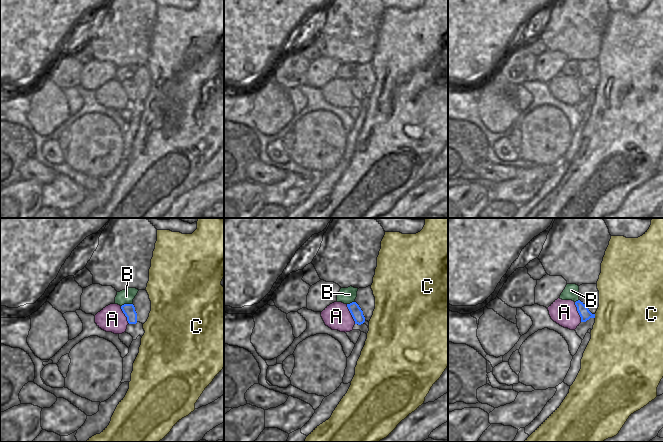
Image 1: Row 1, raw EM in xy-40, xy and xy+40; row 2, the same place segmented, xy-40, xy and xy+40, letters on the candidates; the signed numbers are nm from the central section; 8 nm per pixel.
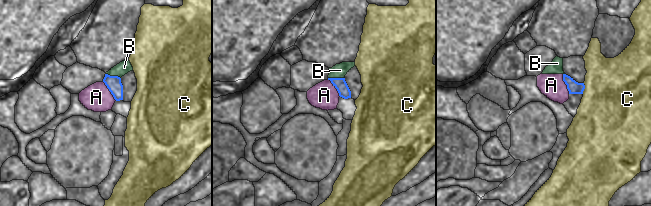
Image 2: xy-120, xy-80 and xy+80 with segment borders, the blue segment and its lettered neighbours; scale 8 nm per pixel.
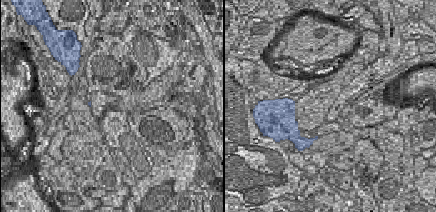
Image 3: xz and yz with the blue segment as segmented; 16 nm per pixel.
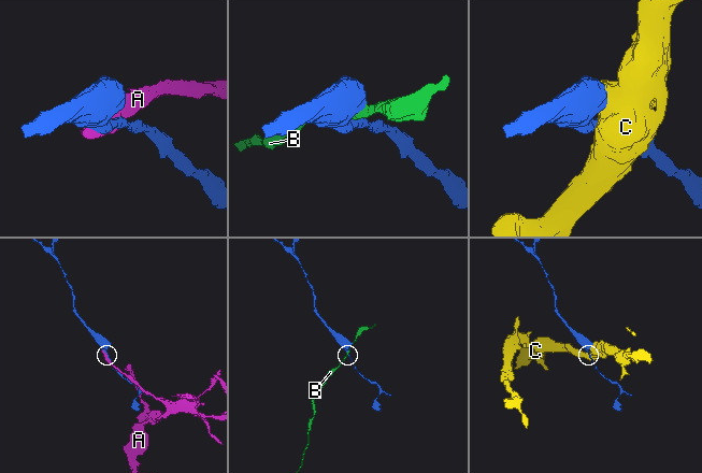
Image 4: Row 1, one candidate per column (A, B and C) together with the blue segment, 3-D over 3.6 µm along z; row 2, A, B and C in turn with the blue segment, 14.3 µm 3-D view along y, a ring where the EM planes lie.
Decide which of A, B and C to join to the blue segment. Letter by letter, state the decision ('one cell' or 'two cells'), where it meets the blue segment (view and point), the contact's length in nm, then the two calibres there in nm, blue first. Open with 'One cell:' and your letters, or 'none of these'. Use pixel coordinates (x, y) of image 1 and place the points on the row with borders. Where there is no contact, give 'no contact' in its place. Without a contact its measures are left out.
One cell: none of these
A: two cells | xy (351, 314) | 180 nm | 90/220 nm
B: two cells | xy-40 (126, 304) | 100 nm | 100/110 nm
C: two cells | xy+40 (594, 316) | 30 nm | 90/480 nm

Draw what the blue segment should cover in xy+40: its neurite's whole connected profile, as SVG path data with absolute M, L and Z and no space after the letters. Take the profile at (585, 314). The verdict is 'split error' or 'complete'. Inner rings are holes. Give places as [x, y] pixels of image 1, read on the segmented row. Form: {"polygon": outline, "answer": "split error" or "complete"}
{"polygon": "M580 300L575 302L575 305L577 307L577 311L581 317L581 322L586 322L590 318L595 318L595 314L592 314L587 306L581 302Z", "answer": "complete"}

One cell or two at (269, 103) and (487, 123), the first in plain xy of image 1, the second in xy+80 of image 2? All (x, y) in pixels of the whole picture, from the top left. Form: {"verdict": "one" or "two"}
{"verdict": "one"}

